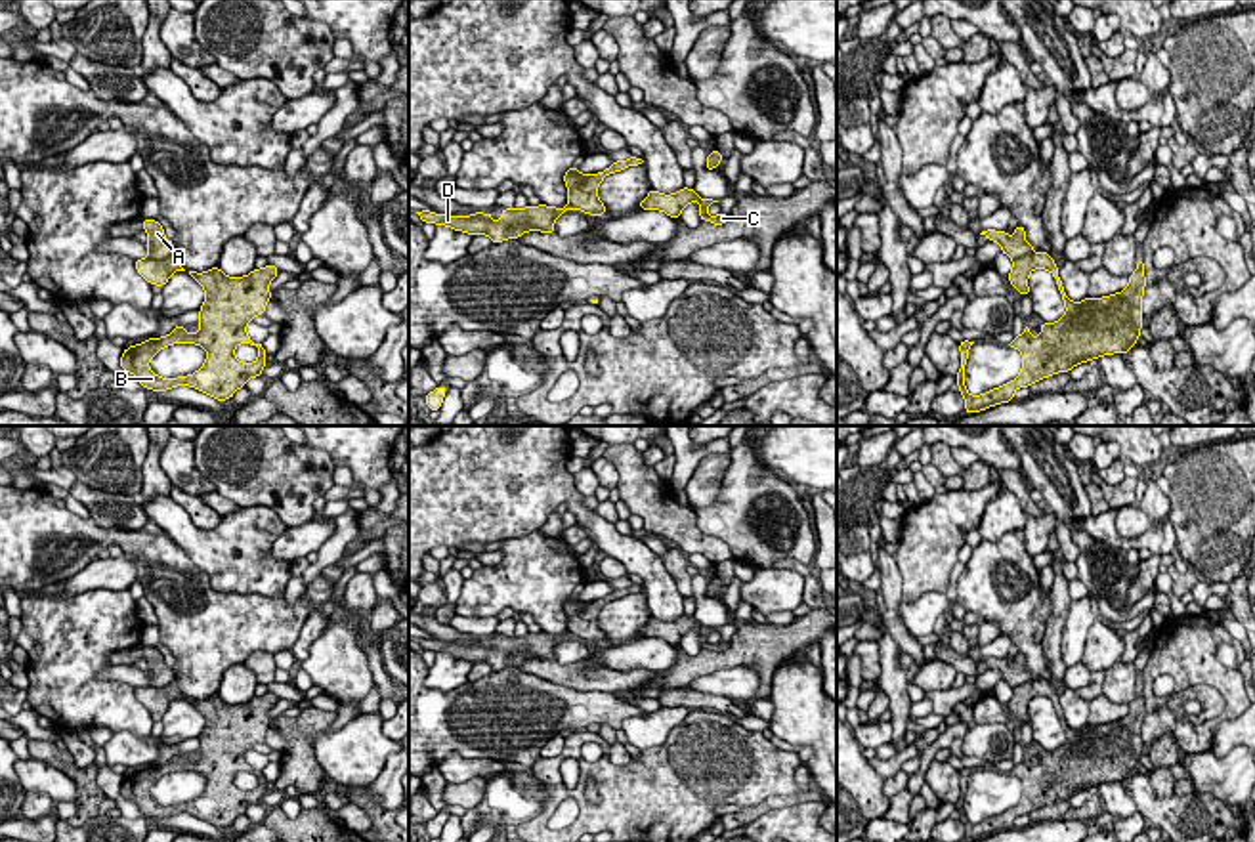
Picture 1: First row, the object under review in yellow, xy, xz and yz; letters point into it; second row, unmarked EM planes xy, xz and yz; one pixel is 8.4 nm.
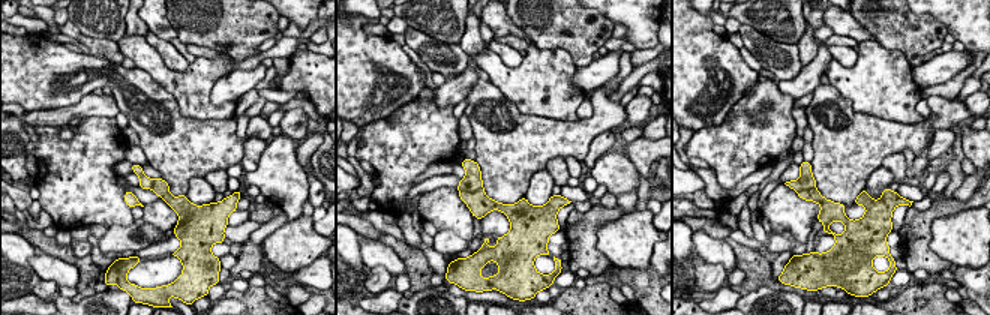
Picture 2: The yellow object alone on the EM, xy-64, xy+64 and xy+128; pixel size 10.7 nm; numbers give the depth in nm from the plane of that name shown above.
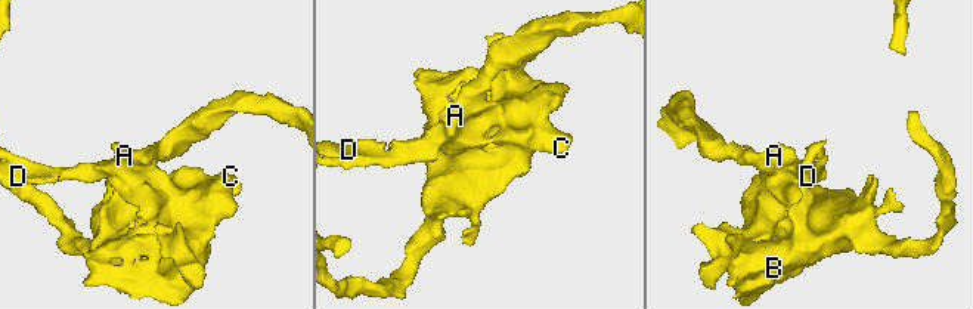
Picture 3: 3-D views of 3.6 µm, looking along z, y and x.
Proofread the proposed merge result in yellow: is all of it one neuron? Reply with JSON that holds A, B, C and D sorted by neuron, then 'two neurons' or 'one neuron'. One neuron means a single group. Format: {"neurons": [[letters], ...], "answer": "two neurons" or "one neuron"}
{"neurons": [["A", "D"], ["B", "C"]], "answer": "two neurons"}

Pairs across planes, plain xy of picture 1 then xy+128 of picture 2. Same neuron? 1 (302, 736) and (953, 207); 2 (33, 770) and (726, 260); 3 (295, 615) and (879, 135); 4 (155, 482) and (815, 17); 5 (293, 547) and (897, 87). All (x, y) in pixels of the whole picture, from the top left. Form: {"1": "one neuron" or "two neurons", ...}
{"1": "one neuron", "2": "one neuron", "3": "one neuron", "4": "two neurons", "5": "two neurons"}

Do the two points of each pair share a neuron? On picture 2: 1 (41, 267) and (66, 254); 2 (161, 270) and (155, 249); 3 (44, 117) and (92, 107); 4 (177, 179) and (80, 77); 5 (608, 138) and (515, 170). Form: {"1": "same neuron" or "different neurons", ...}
{"1": "different neurons", "2": "different neurons", "3": "same neuron", "4": "same neuron", "5": "different neurons"}

